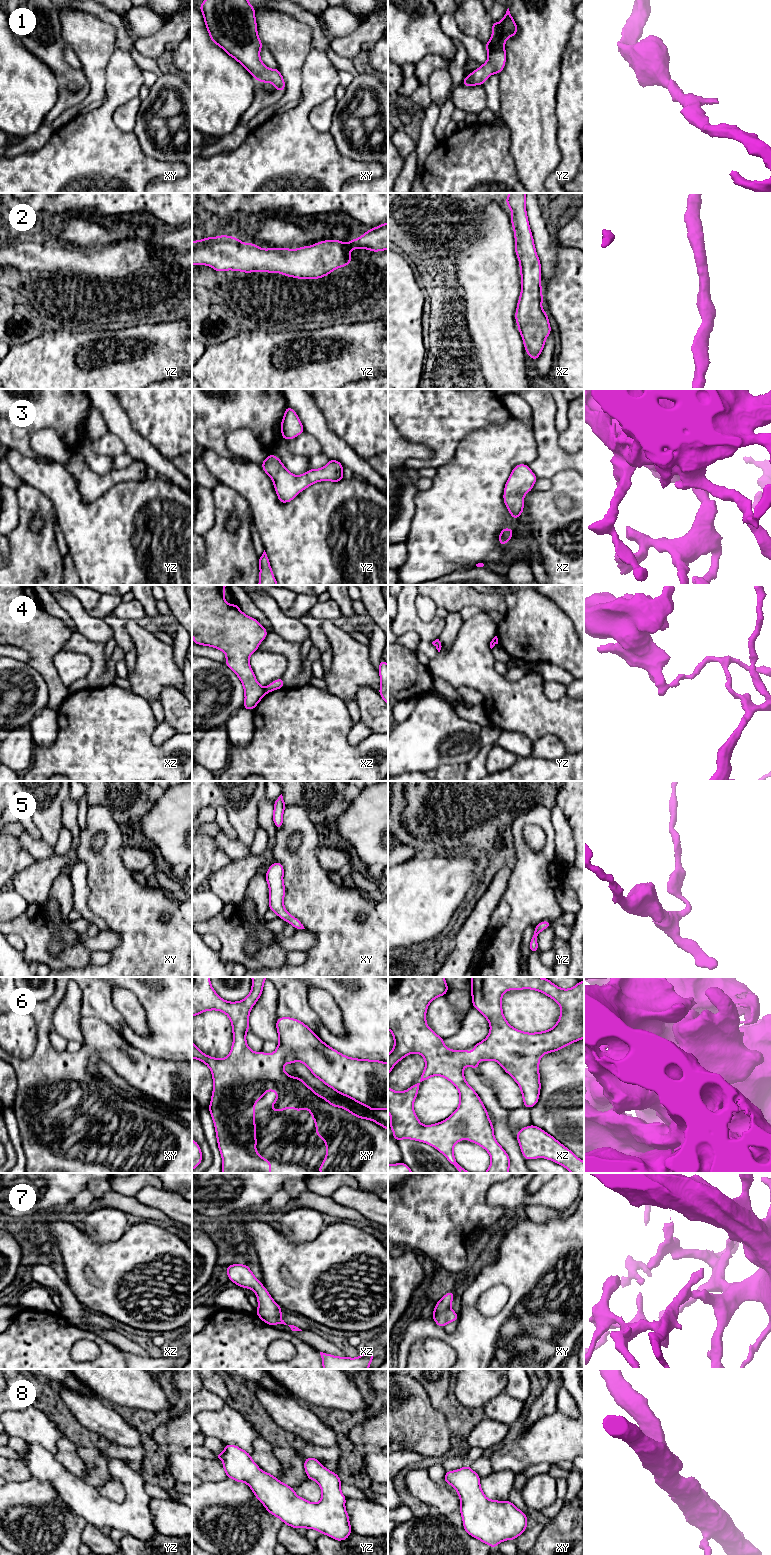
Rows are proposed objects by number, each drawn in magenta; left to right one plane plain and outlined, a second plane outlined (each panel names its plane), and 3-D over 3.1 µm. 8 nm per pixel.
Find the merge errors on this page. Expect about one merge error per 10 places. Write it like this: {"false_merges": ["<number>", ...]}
{"false_merges": ["4"]}

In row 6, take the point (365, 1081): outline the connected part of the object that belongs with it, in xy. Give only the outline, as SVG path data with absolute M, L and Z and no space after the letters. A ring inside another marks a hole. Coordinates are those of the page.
M193 977L192 981L192 1017L205 1011L217 1010L225 1013L231 1021L233 1043L231 1051L224 1059L208 1056L192 1041L192 1058L205 1063L212 1073L213 1091L208 1110L212 1116L216 1131L218 1148L222 1157L222 1173L271 1173L271 1162L260 1156L256 1151L256 1123L254 1121L255 1104L271 1090L277 1094L277 1099L271 1103L271 1110L276 1113L293 1108L296 1112L308 1109L316 1125L316 1135L324 1140L327 1153L321 1166L317 1169L320 1173L388 1173L388 1128L374 1119L361 1117L346 1109L342 1105L336 1106L326 1097L317 1094L305 1081L298 1076L292 1077L284 1071L286 1064L300 1061L306 1065L311 1073L321 1080L326 1086L334 1089L337 1094L344 1095L357 1103L366 1106L371 1111L388 1110L388 1063L379 1060L357 1059L347 1057L325 1044L303 1022L291 1018L280 1017L276 1021L279 1043L277 1049L267 1054L252 1051L246 1042L246 1033L249 1031L249 1014L255 1003L262 995L266 977L251 977L252 988L249 995L241 1001L229 1002L222 999L213 989L210 977Z

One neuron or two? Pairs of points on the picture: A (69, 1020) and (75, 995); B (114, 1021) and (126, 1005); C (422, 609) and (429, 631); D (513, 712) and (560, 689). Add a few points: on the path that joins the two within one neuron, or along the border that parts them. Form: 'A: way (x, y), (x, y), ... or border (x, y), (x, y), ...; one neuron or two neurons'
A: way (69, 1014), (69, 1007), (72, 1001); one neuron
B: border (112, 991), (113, 1005), (135, 1031); two neurons
C: border (417, 599), (416, 614), (422, 620), (429, 622); two neurons
D: border (544, 682), (548, 698), (558, 700), (565, 696); two neurons

